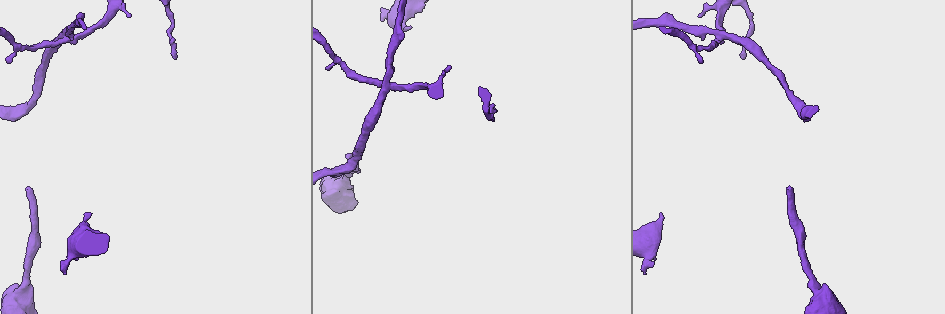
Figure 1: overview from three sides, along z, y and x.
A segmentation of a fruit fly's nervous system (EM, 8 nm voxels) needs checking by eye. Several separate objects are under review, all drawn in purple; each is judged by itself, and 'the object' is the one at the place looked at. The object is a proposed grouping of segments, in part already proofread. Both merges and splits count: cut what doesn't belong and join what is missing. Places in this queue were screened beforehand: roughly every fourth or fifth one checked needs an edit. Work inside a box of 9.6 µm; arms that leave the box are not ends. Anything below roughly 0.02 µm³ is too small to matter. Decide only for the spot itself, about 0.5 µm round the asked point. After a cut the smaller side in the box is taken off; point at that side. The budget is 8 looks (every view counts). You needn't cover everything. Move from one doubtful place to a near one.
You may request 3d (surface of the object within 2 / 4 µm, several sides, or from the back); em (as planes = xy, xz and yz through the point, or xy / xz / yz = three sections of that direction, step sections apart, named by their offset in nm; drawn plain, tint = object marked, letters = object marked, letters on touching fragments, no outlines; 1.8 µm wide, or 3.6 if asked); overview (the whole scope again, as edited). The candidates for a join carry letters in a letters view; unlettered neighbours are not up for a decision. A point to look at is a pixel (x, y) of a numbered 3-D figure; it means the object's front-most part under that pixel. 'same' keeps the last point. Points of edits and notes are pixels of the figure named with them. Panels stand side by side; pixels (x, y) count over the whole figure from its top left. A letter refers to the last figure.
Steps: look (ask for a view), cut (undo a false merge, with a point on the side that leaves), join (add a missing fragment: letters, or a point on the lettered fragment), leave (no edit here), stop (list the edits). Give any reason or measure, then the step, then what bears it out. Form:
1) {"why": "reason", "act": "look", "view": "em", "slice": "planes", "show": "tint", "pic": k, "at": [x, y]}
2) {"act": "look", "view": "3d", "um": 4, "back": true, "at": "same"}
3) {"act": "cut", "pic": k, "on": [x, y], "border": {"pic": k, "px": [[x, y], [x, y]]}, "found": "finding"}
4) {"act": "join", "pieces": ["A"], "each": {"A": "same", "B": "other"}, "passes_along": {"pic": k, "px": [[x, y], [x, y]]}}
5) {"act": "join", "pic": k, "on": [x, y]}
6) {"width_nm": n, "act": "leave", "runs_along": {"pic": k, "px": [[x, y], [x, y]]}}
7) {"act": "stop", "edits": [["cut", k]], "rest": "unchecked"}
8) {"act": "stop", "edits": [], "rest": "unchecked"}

{"why": "thick end", "act": "look", "view": "em", "slice": "yz", "step": 16, "show": "tint", "pic": 1, "at": [91, 213]}

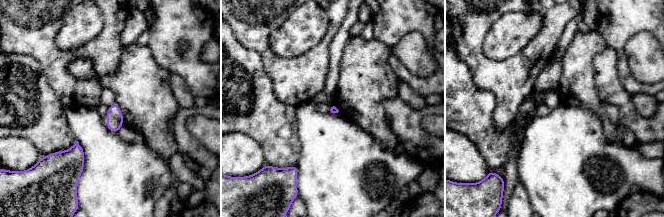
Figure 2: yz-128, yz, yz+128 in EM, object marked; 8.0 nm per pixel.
{"act": "look", "view": "em", "slice": "yz", "step": 16, "show": "letters", "at": "same"}

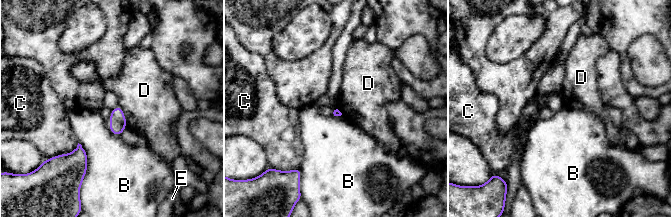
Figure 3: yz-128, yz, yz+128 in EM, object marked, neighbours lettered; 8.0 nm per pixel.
{"act": "leave", "each": {"B": "other", "C": "other", "D": "other", "E": "other"}, "border": {"pic": 3, "px": [[78, 143], [72, 151], [60, 154]]}, "found": "none of them fits"}

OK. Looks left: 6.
{"why": "free end", "act": "look", "view": "3d", "um": 4, "back": true, "pic": 1, "at": [27, 187]}

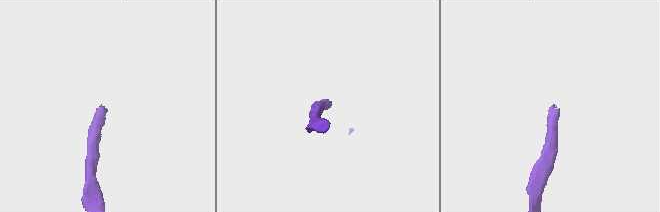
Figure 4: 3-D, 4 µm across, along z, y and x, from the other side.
{"act": "look", "view": "em", "slice": "planes", "show": "letters", "pic": 4, "at": [555, 107]}

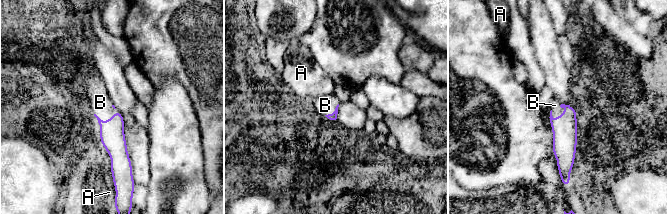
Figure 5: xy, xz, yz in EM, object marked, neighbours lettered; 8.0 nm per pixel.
{"longest_contact_nm": ["B", 140], "act": "join", "pieces": ["B"], "each": {"A": "other", "B": "same"}, "passes_along": {"pic": 5, "px": [[565, 129], [564, 113], [555, 105]]}, "found": "the cell continues"}

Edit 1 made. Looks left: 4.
{"why": "thick end", "act": "look", "view": "em", "um": 3.6, "slice": "planes", "show": "letters", "pic": 1, "at": [332, 195]}

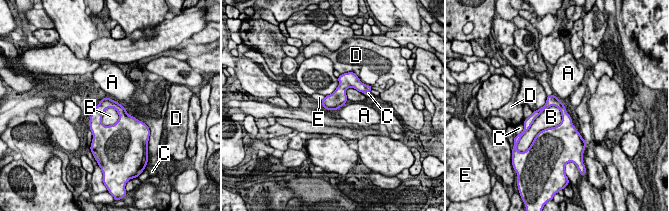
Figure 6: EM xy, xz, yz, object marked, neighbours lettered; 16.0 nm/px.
{"longest_contact_nm": ["B", 550], "act": "leave", "each": {"A": "other", "B": "other", "C": "other", "D": "other", "E": "other"}, "found": "none of them fits"}

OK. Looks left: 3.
{"why": "four or more arms meet", "act": "look", "view": "em", "slice": "xz", "step": 16, "show": "plain", "pic": 1, "at": [388, 86]}

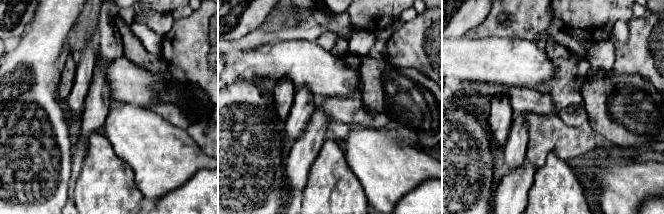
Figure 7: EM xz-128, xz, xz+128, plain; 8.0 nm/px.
{"why": "see the neighbours", "act": "look", "view": "em", "slice": "xz", "step": 16, "show": "letters", "at": "same"}

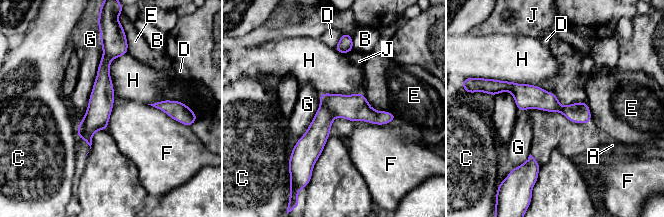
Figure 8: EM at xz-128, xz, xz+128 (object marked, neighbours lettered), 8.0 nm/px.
{"width_nm": 160, "act": "cut", "pic": 8, "on": [355, 107], "each": {"A": "other", "B": "other", "C": "other", "D": "other", "E": "other", "F": "other", "G": "other", "H": "other", "J": "other"}, "part_leaving": {"pic": 8, "px": [[505, 84], [588, 119]]}, "found": "two cells meet here"}

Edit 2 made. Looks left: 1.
{"act": "stop", "edits": [["join", 5], ["cut", 8]], "rest": "unchecked"}

